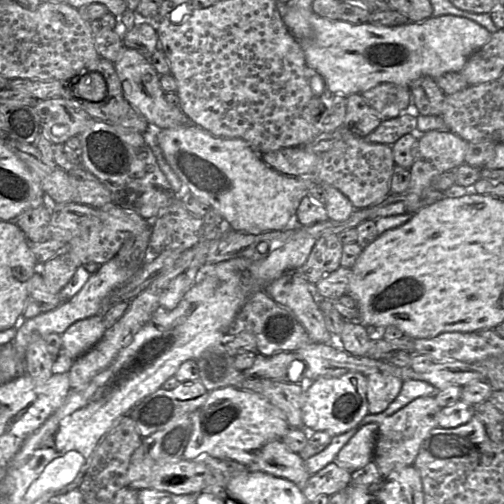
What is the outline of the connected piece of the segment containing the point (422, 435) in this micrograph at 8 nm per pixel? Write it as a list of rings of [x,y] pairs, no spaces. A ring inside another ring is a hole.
[[[434,395],[423,396],[414,399],[379,423],[372,461],[375,462],[382,476],[414,464],[422,443],[431,430],[438,427],[438,415],[442,409]]]

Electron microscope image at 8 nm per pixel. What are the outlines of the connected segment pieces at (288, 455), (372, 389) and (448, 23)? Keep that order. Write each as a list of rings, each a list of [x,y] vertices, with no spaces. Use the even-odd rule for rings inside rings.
[[[282,439],[268,442],[255,460],[254,467],[271,475],[288,479],[301,490],[304,489],[310,473],[305,460],[292,452]]]
[[[374,372],[367,375],[367,401],[371,414],[384,411],[398,396],[403,380],[397,376]]]
[[[312,11],[310,16],[310,24],[312,26],[312,37],[299,41],[303,50],[305,61],[308,67],[314,69],[320,76],[321,85],[326,85],[327,89],[335,95],[349,96],[352,94],[361,94],[381,83],[393,83],[396,85],[410,87],[410,84],[422,76],[429,76],[436,80],[440,76],[448,72],[460,72],[464,67],[467,59],[478,49],[484,46],[491,38],[492,34],[478,23],[459,16],[443,15],[439,17],[430,17],[423,22],[408,22],[400,26],[383,26],[373,25],[370,22],[362,24],[351,24],[342,20],[329,20],[318,16]]]

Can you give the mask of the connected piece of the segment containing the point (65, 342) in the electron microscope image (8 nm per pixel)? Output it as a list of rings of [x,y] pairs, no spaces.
[[[103,314],[79,320],[61,335],[62,348],[72,359],[76,359],[97,344],[106,330]]]

